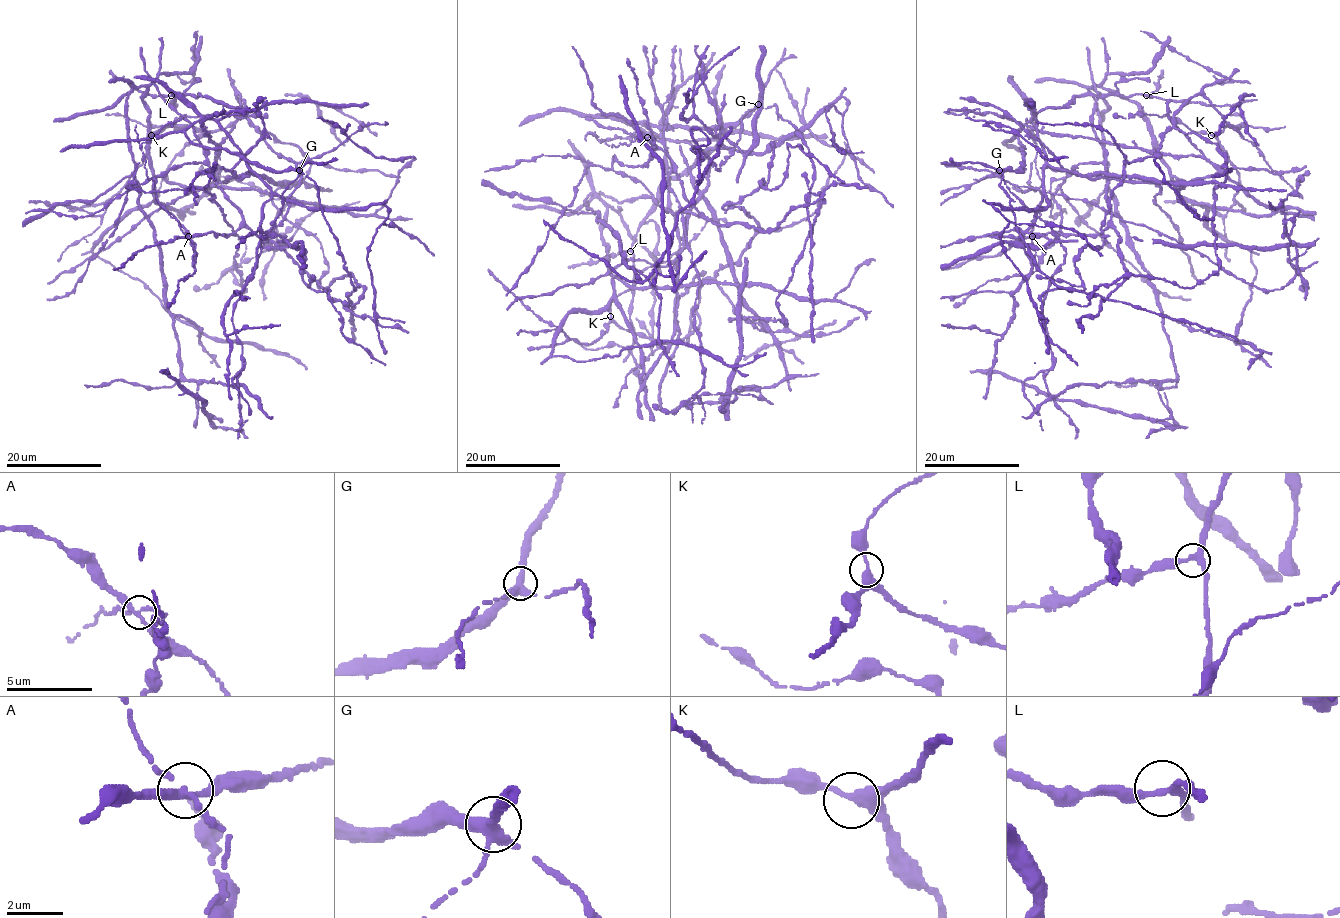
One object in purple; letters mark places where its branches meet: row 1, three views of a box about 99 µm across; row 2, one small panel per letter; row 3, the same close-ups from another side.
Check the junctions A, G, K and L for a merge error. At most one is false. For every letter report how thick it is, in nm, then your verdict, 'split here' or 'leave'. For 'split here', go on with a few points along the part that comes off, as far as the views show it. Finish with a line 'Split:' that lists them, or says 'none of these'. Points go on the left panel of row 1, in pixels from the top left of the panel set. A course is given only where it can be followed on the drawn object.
A: 260 nm thick; split here; foreign part runs (188, 237), (159, 202), (153, 182), (147, 177), (141, 150), (141, 144), (165, 125), (182, 117)
G: 360 nm thick; leave
K: 260 nm thick; leave
L: 260 nm thick; leave
Split: A

